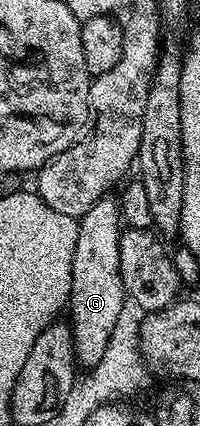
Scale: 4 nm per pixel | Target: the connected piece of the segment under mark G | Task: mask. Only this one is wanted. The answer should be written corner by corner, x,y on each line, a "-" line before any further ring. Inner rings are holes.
114,195
102,196
83,216
78,217
77,246
73,250
71,267
71,294
69,297
69,325
75,344
75,359
84,369
90,370
101,361
109,345
113,328
120,317
127,292
121,282
121,250
119,234
121,217
119,201

